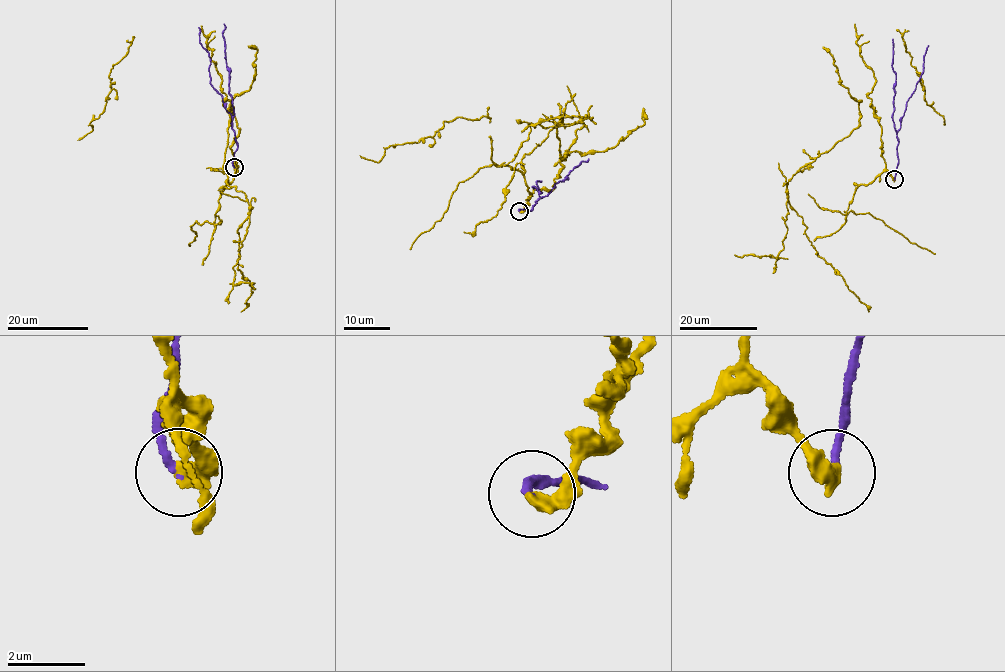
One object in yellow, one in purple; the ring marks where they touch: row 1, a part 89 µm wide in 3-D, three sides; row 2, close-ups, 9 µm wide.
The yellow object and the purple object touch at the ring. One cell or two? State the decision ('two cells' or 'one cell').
two cells

